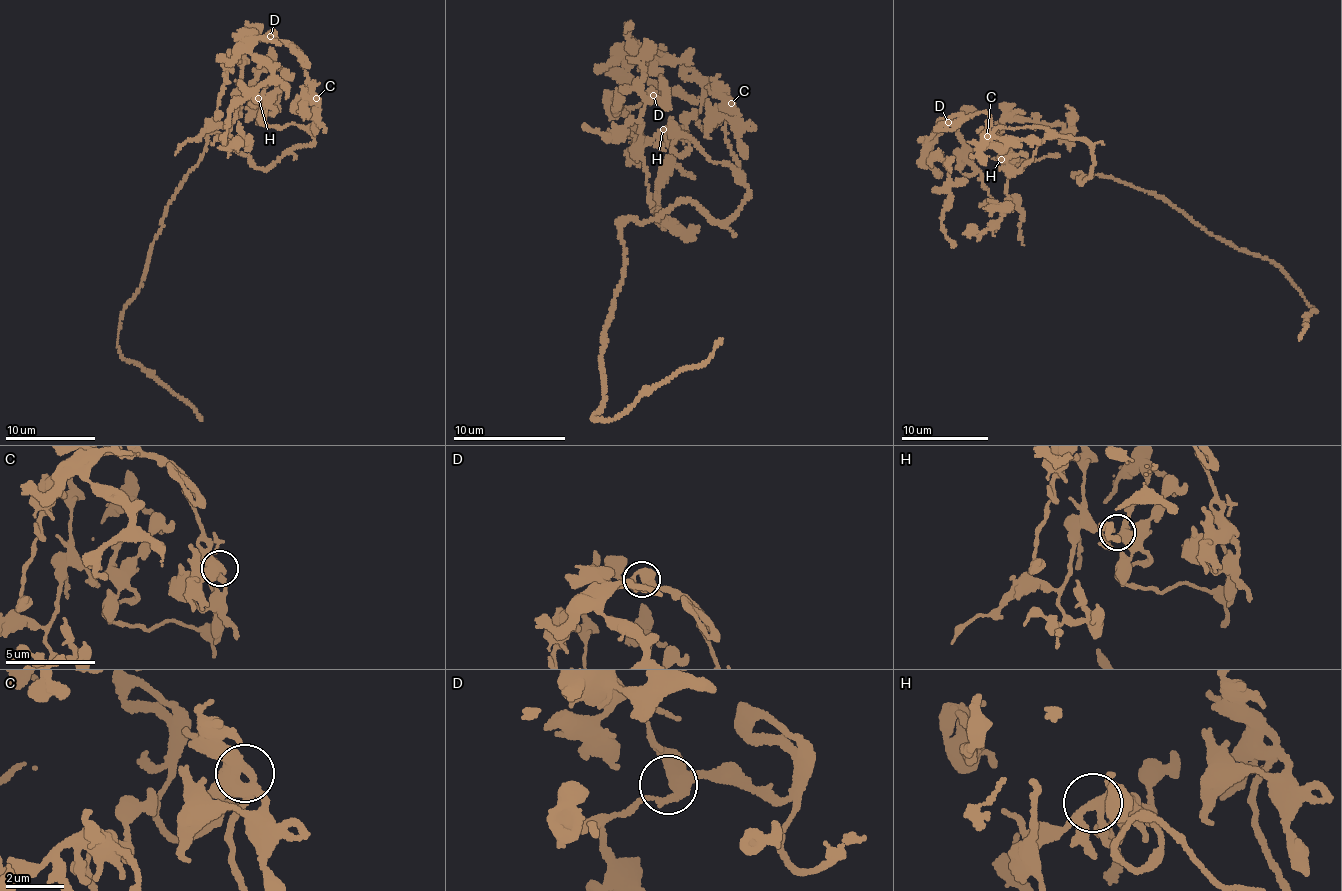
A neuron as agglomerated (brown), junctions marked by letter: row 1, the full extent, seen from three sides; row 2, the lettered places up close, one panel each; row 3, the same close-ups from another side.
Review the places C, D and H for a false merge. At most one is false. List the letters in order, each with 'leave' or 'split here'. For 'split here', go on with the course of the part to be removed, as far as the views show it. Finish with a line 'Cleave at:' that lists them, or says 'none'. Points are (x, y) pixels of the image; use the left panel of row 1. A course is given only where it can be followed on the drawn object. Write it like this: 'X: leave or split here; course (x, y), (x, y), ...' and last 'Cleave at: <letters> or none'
C: leave
D: leave
H: leave
Cleave at: none

